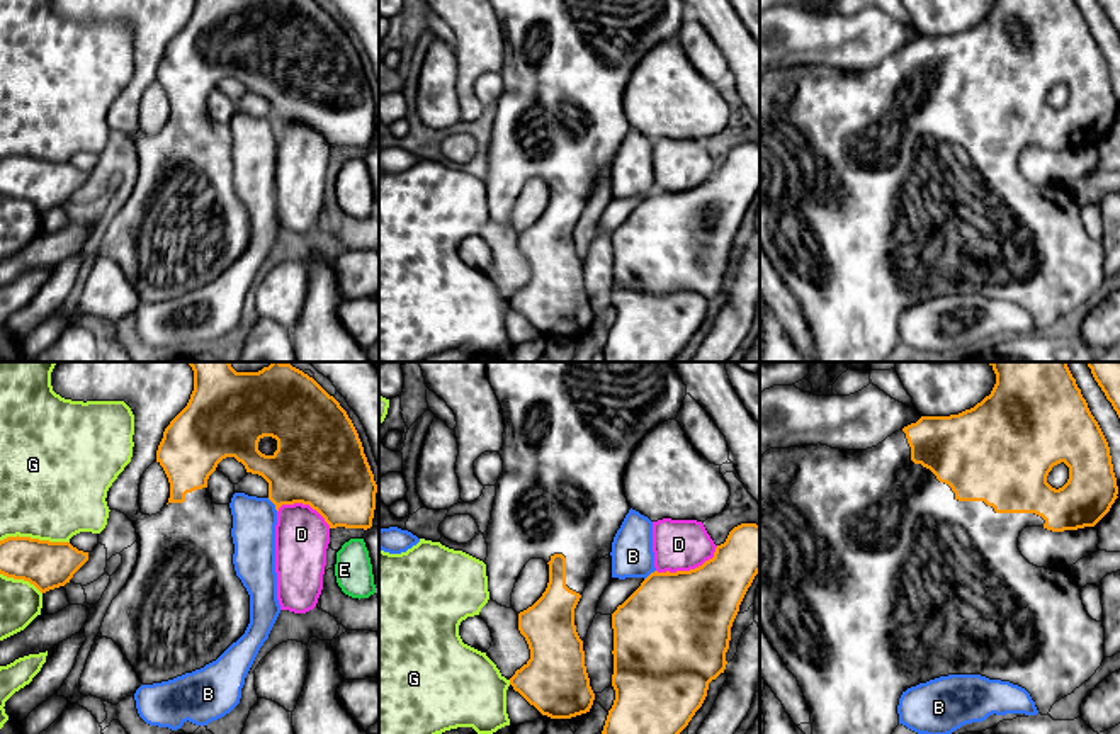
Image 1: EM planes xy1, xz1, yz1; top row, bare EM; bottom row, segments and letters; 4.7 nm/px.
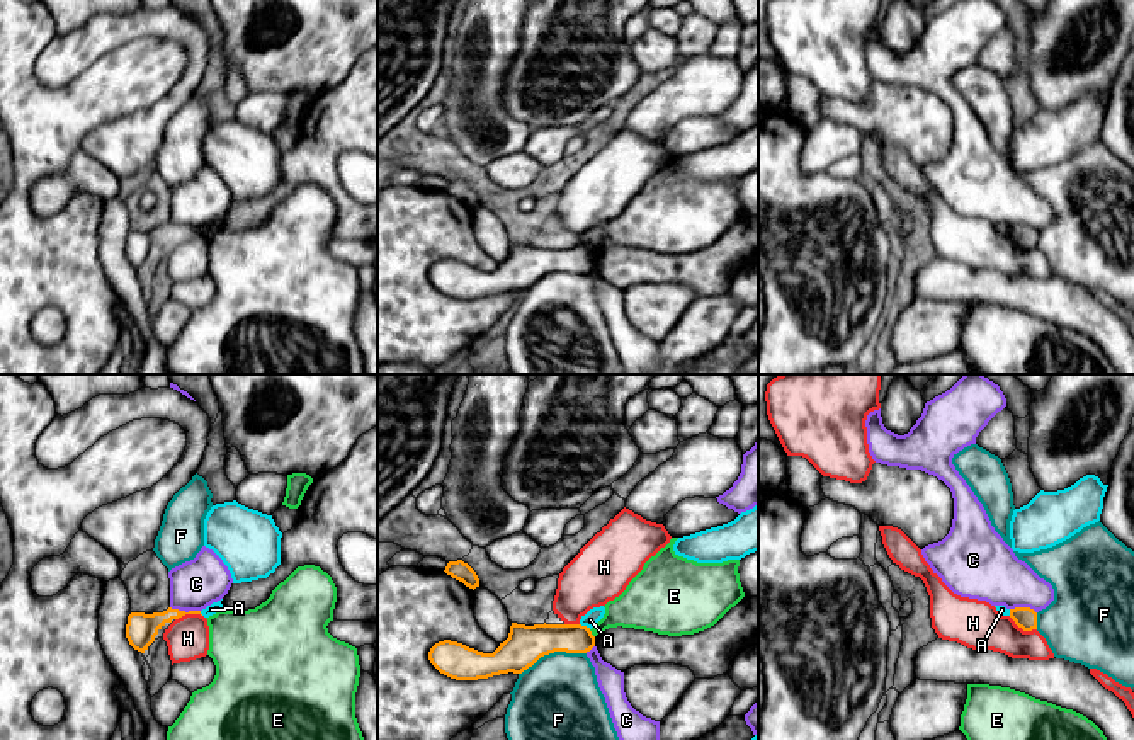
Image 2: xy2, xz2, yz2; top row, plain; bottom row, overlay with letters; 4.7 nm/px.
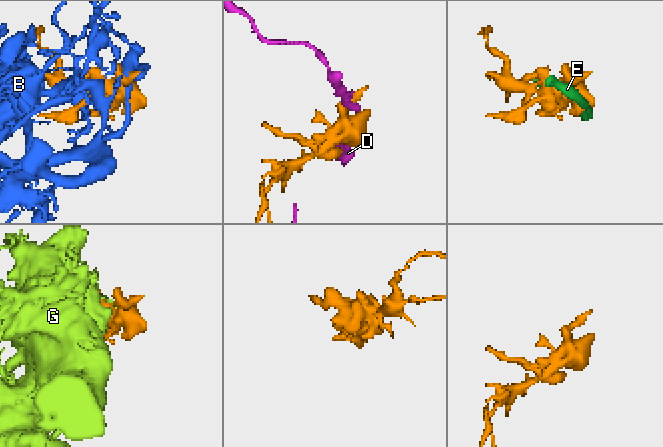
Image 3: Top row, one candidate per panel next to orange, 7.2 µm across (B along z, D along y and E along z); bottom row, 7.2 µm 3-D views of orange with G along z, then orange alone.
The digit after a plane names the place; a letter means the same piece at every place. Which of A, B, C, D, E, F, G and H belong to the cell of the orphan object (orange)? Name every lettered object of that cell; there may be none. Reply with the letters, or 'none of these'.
none of these

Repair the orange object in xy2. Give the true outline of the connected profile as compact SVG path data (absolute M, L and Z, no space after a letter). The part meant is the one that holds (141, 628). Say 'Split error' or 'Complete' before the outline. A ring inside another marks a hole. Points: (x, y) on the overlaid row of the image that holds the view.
Complete. M168 607L163 612L153 612L153 614L131 612L128 616L126 638L134 650L145 653L148 646L155 641L158 631L167 623L172 623L173 619L179 619L185 614L201 614L201 611L185 612Z

